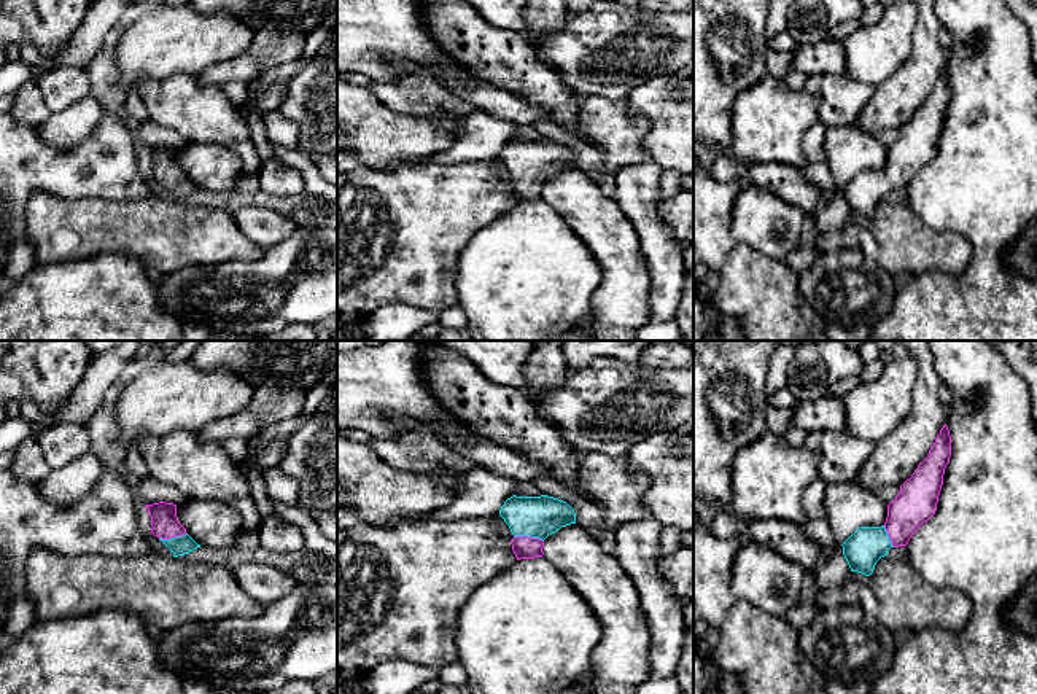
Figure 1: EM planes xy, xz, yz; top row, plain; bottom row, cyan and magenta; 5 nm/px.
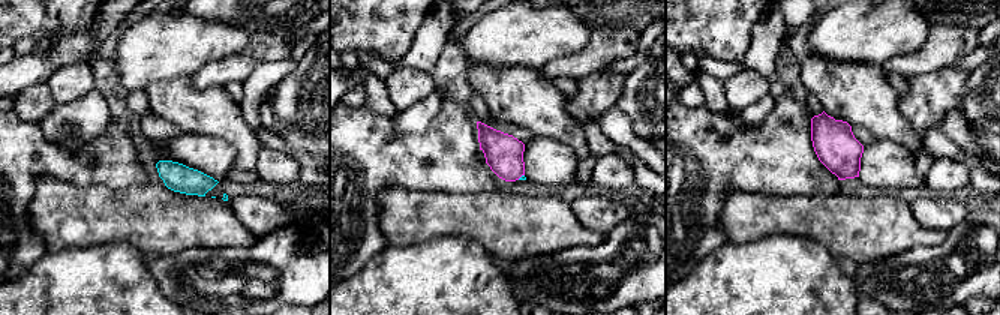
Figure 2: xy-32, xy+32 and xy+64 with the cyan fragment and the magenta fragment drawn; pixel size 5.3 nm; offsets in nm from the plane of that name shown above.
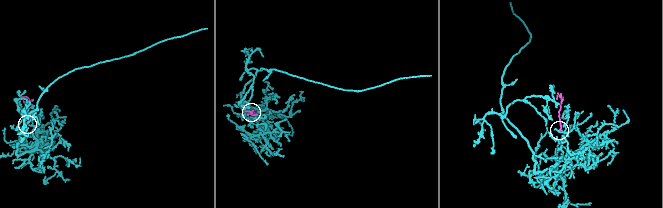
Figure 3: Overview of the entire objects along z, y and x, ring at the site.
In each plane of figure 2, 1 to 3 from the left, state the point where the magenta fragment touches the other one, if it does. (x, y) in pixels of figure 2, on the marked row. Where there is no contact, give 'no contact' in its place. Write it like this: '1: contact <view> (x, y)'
1: no contact
2: contact xy+32 (522, 176)
3: no contact

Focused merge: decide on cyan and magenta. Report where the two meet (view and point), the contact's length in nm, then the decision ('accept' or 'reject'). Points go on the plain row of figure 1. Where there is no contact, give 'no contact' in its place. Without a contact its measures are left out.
xz (528, 179) | 160 nm | accept

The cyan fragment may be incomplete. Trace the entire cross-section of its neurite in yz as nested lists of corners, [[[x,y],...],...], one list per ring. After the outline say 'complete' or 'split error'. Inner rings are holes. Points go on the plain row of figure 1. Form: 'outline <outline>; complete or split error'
outline [[[945,67],[929,99],[887,148],[886,166],[881,170],[860,170],[841,188],[851,215],[870,220],[891,191],[907,189],[916,174],[935,158],[950,100],[951,80]]]; split error

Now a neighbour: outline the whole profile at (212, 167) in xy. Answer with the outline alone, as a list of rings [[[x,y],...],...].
[[[192,142],[180,146],[177,161],[186,177],[204,191],[231,193],[242,177],[239,156],[218,143]]]

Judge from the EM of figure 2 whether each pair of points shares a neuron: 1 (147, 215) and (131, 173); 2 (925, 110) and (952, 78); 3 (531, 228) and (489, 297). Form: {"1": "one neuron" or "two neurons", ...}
{"1": "two neurons", "2": "one neuron", "3": "two neurons"}

